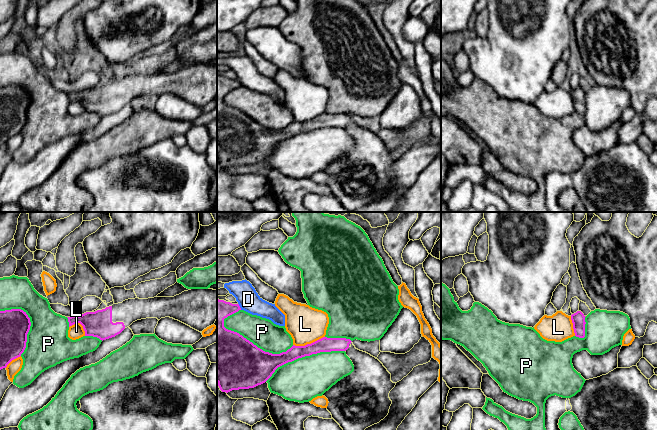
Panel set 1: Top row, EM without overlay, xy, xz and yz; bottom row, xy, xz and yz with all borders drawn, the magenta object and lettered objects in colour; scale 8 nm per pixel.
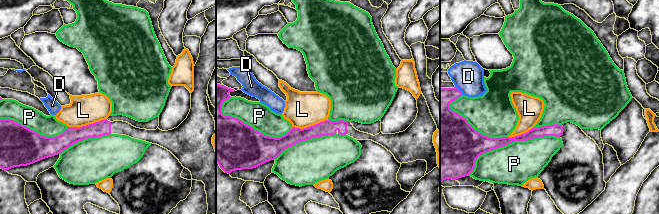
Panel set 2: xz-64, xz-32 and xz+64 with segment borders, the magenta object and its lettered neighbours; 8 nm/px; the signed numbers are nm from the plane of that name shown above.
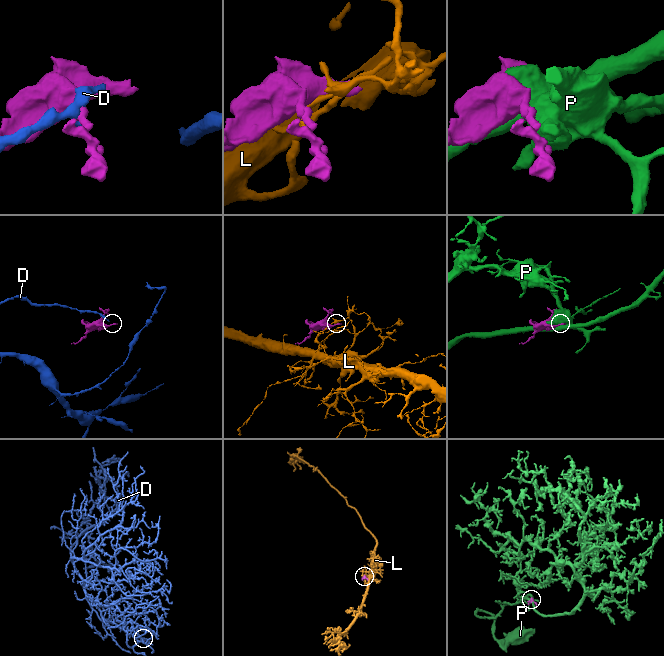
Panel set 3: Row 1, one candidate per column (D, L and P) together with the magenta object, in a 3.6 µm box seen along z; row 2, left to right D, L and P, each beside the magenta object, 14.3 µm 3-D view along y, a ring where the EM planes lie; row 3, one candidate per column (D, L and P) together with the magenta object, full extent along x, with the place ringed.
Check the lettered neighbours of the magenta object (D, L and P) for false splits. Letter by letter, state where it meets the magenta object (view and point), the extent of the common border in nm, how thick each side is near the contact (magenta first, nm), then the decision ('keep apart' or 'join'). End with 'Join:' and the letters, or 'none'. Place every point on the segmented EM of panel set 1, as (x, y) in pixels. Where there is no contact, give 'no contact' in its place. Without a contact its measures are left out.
D: meets magenta in xz at (239, 306); contact 60 nm long; 180 nm thick on the magenta side, 180 nm on the other; keep apart
L: meets magenta in xz at (308, 344); contact 260 nm long; 120 nm thick on the magenta side, 300 nm on the other; keep apart
P: meets magenta in xz at (255, 345); contact 600 nm long; 420 nm thick on the magenta side, 240 nm on the other; keep apart
Join: none

